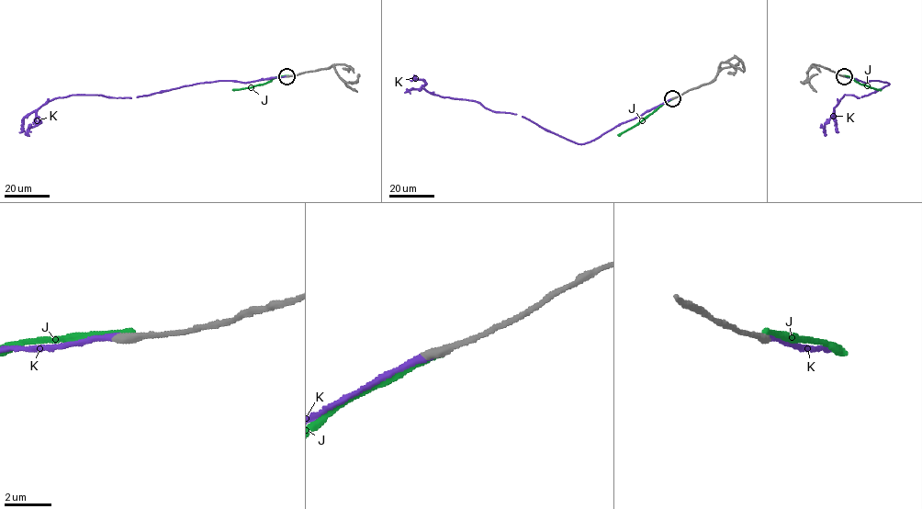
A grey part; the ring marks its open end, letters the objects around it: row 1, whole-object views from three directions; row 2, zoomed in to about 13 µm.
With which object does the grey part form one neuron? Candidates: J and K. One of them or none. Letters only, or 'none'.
K

